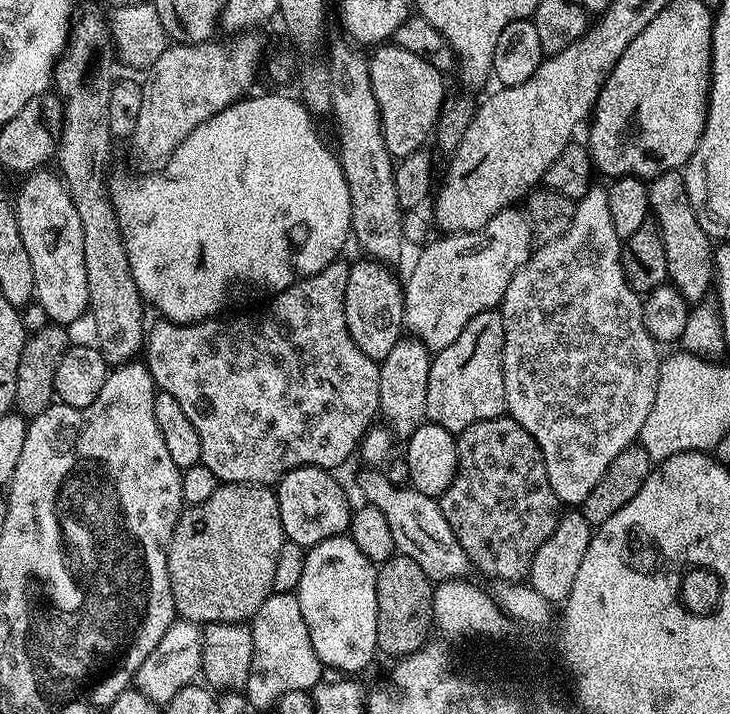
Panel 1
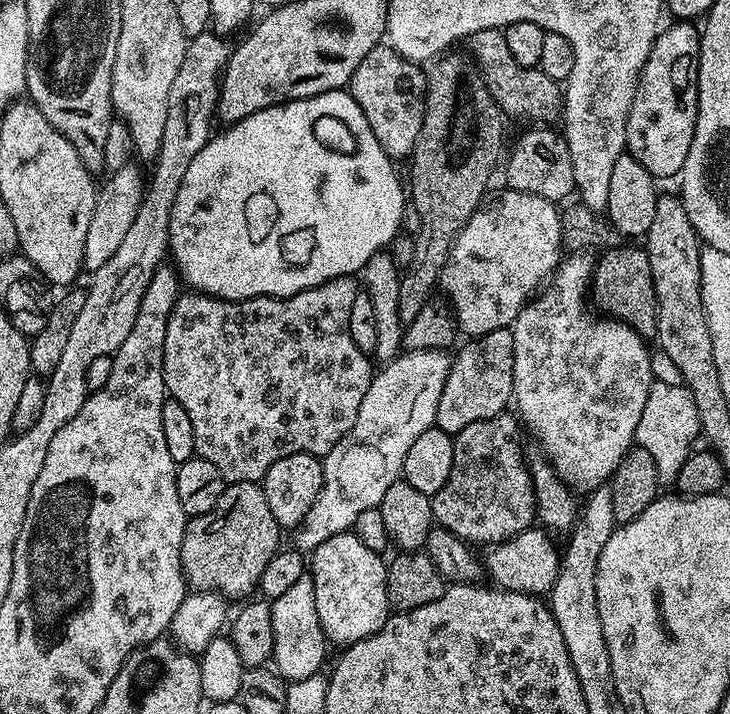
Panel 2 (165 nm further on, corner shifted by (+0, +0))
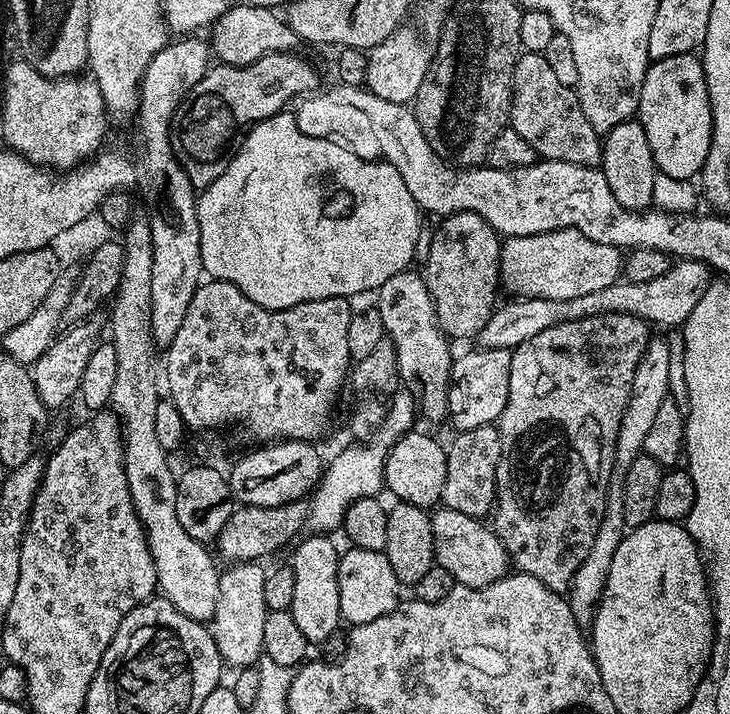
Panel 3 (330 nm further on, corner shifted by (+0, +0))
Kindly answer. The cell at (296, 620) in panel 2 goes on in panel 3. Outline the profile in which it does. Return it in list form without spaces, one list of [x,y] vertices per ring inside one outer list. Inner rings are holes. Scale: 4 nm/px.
[[[310,534],[293,554],[290,566],[294,570],[294,602],[290,609],[294,622],[306,634],[309,645],[328,640],[342,624],[338,602],[338,566],[342,555],[328,534]]]

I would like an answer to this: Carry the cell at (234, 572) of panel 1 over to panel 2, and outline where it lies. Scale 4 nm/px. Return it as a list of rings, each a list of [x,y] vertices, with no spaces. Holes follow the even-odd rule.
[[[229,483],[222,498],[214,502],[214,510],[193,516],[184,525],[180,561],[185,581],[197,592],[247,597],[257,591],[266,562],[281,547],[280,535],[282,529],[270,514],[263,487],[259,483]]]

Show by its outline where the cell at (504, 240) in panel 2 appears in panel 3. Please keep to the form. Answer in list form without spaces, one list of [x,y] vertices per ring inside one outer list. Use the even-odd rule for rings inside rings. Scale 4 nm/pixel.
[[[559,228],[533,236],[510,236],[500,246],[500,279],[513,297],[565,300],[606,290],[621,279],[625,257],[621,249],[594,242],[573,228]]]

